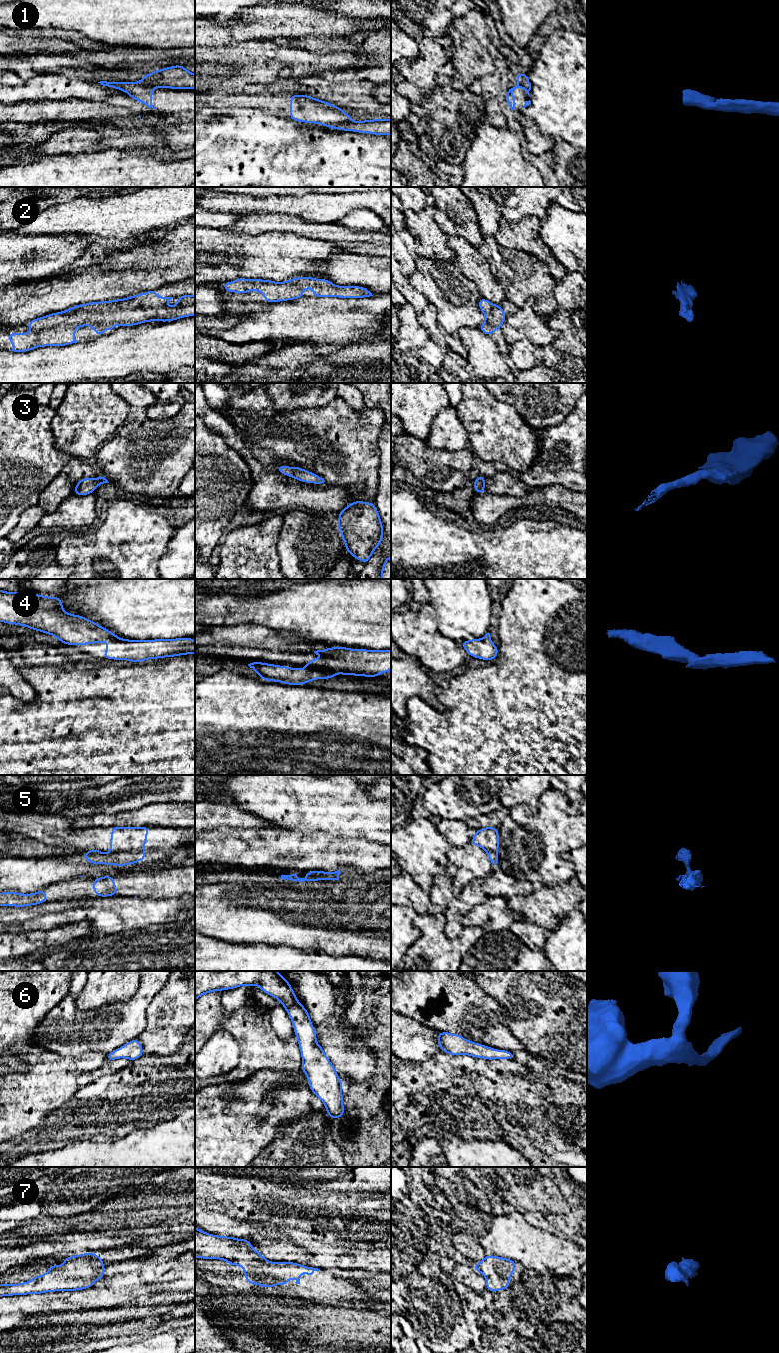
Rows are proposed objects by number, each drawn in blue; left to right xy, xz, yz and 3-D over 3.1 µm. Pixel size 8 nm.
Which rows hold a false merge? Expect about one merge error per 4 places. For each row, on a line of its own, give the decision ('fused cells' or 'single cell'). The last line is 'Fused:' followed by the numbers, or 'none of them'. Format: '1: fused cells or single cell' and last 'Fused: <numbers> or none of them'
1: fused cells
2: single cell
3: single cell
4: single cell
5: fused cells
6: single cell
7: single cell
Fused: 1, 5

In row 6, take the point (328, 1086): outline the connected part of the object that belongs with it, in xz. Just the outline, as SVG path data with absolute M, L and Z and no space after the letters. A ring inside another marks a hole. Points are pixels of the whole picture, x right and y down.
M195 971L195 1001L206 993L243 985L258 985L264 993L281 1002L292 1021L302 1056L300 1069L306 1074L313 1095L322 1100L328 1117L341 1118L345 1114L343 1083L323 1047L316 1043L310 1015L298 1001L287 978L278 971Z

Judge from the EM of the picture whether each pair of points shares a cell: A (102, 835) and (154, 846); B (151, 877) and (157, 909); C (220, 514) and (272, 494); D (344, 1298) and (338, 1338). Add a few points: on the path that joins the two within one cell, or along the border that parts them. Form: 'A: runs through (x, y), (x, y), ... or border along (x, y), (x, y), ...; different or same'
A: runs through (115, 839), (141, 839); same
B: border along (136, 896), (179, 898); different
C: border along (252, 477), (252, 487), (245, 500); different
D: border along (320, 1303), (364, 1309); different

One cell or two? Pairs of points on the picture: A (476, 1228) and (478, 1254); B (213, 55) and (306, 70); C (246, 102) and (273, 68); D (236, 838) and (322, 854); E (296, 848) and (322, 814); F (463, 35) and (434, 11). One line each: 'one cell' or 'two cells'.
A: one cell
B: one cell
C: two cells
D: one cell
E: two cells
F: two cells

